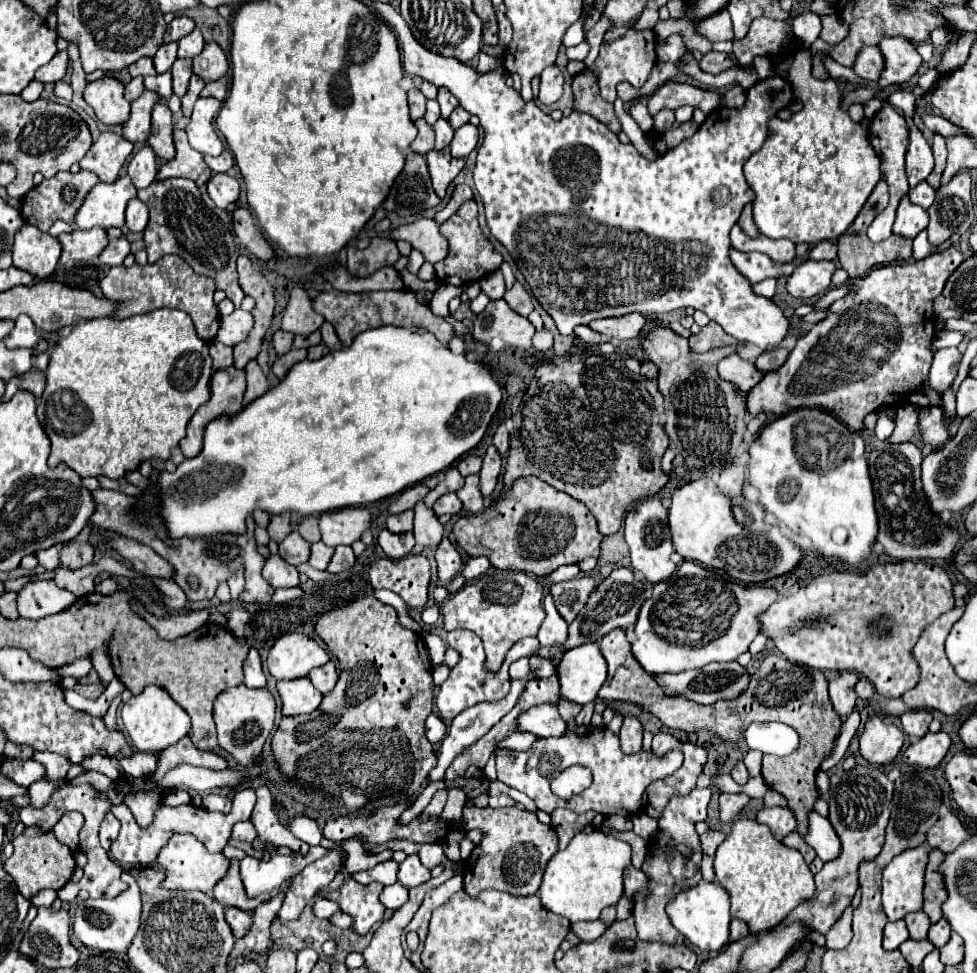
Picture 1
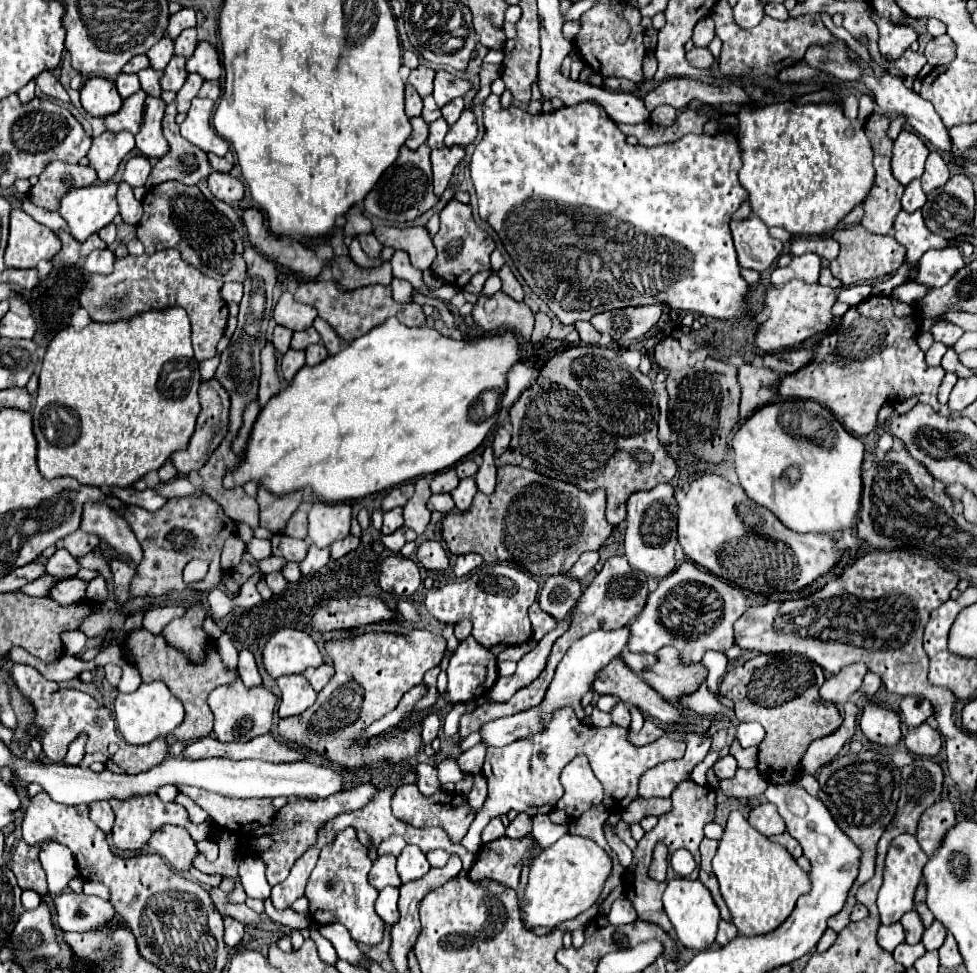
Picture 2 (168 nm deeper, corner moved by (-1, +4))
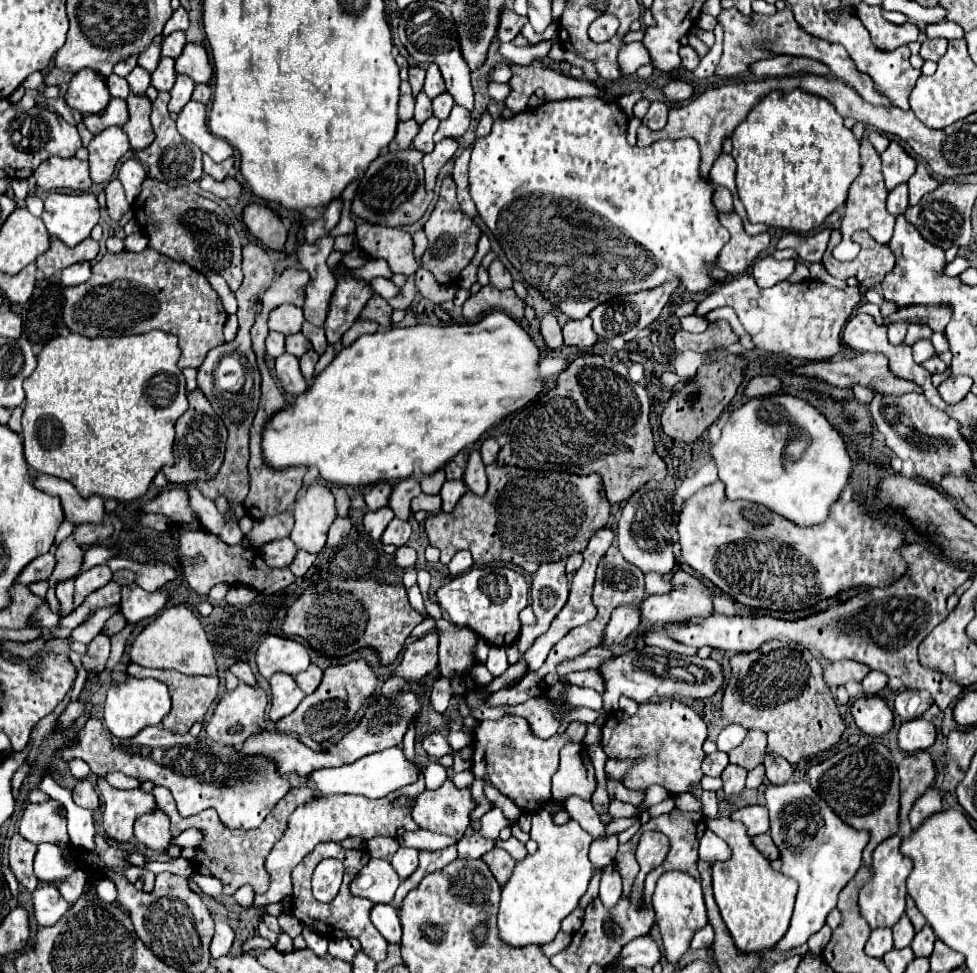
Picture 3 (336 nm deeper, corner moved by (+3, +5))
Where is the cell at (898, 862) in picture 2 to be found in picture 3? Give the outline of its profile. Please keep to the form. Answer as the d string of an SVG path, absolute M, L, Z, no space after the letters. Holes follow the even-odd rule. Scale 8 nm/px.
M892 835L874 849L874 877L862 887L860 909L872 929L876 927L894 927L894 923L904 915L906 909L906 877L912 871L912 859L900 853L900 835Z

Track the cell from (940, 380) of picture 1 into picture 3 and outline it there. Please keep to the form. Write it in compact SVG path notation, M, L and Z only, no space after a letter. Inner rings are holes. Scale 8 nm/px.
M920 339L920 341L916 341L916 343L912 345L912 349L914 349L914 361L916 361L916 363L924 363L926 359L930 359L930 357L936 355L936 349L934 349L934 345L932 345L930 339Z

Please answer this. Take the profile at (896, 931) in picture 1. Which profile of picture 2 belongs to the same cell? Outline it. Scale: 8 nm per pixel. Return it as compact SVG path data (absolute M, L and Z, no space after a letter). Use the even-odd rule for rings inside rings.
M900 922L890 924L890 926L880 926L880 930L878 930L878 944L886 952L892 952L902 942L904 942L904 930L902 930Z

